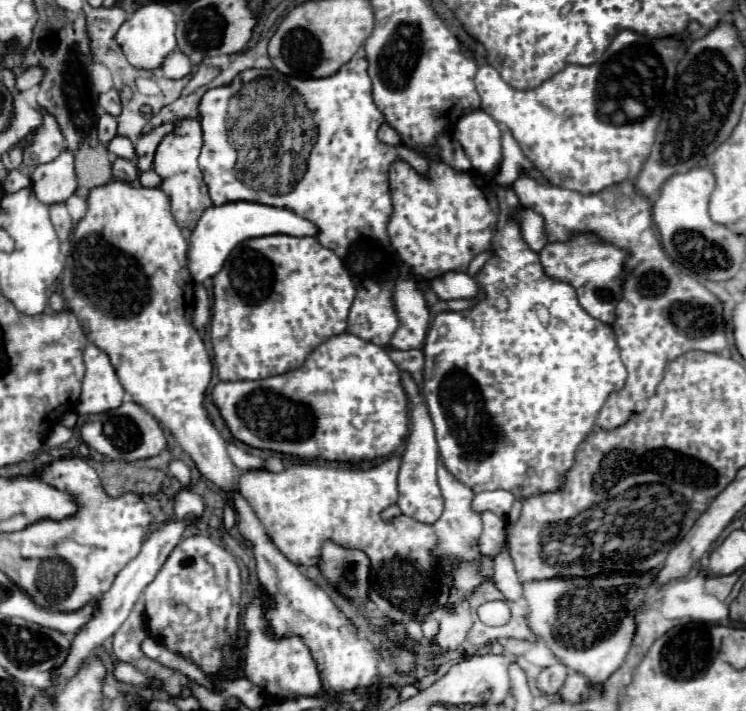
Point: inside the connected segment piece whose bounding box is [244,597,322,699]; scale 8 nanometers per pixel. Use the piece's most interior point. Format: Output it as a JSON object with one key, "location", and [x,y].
{"location":[284,668]}

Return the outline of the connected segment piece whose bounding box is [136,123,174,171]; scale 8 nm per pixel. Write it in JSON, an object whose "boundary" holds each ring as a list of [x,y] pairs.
{"boundary":[[[174,123],[160,125],[160,127],[156,127],[154,131],[150,131],[148,135],[142,135],[140,141],[136,141],[136,155],[138,155],[136,167],[138,167],[138,171],[148,171],[148,169],[152,169],[154,151],[156,151],[158,143],[162,141],[162,137],[164,137],[166,133],[170,133],[170,131],[174,131]]]}

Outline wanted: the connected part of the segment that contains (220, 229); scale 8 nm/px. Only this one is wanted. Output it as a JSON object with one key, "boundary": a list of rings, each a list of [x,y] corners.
{"boundary":[[[230,201],[230,203],[218,205],[218,207],[212,205],[202,213],[200,221],[196,223],[196,227],[190,235],[188,269],[194,277],[194,281],[202,283],[204,279],[214,277],[222,269],[222,263],[226,261],[226,257],[238,243],[242,243],[246,239],[278,235],[278,233],[292,235],[292,237],[306,237],[306,235],[314,237],[316,225],[312,225],[310,221],[298,217],[296,213],[292,213],[288,209],[278,209],[278,207],[250,203],[250,201]]]}

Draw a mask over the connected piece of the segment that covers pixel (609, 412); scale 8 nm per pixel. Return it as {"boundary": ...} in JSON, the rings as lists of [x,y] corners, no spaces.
{"boundary":[[[520,177],[514,181],[512,189],[518,195],[520,205],[530,207],[544,217],[550,243],[566,241],[572,233],[596,233],[606,243],[630,251],[624,295],[616,307],[616,323],[612,327],[622,351],[622,363],[628,369],[628,379],[624,389],[612,393],[602,407],[596,419],[600,429],[624,425],[636,413],[636,405],[652,397],[664,377],[666,363],[694,349],[706,353],[722,353],[728,349],[722,303],[694,277],[672,267],[672,261],[654,235],[650,203],[646,197],[630,193],[634,191],[630,181],[600,193],[584,195],[564,187],[546,187],[530,177]]]}

